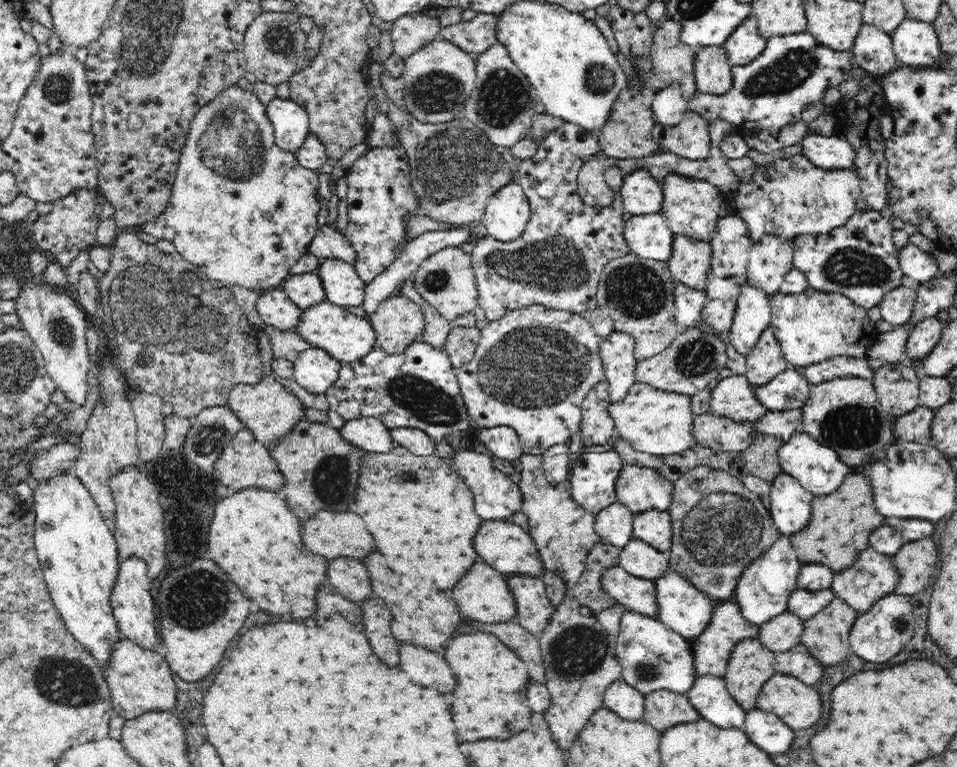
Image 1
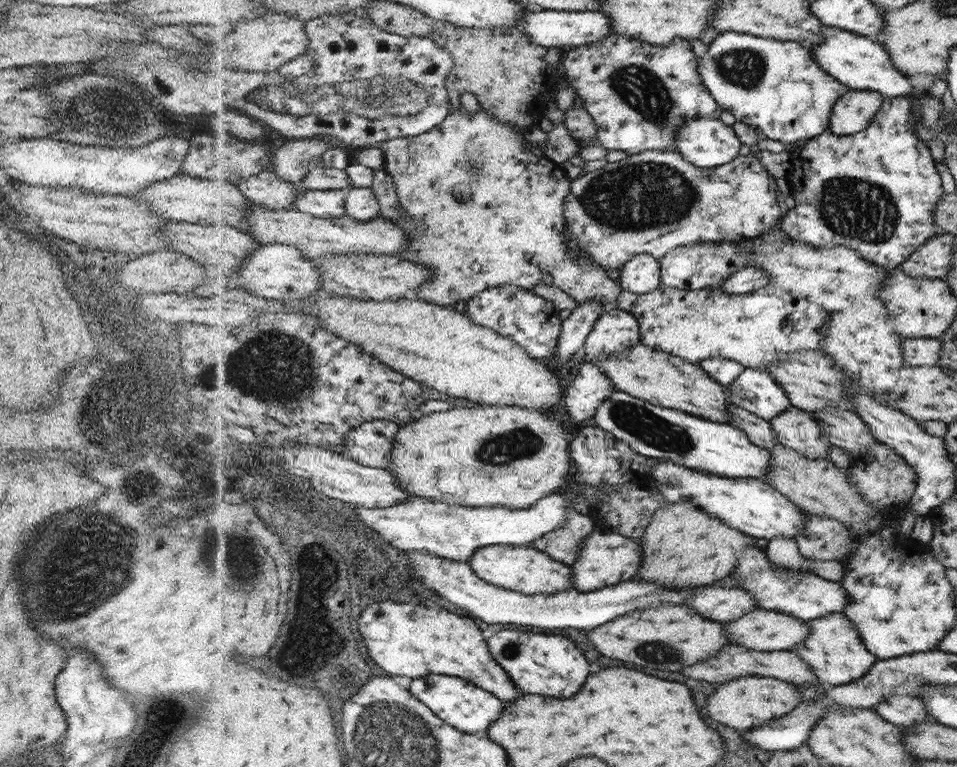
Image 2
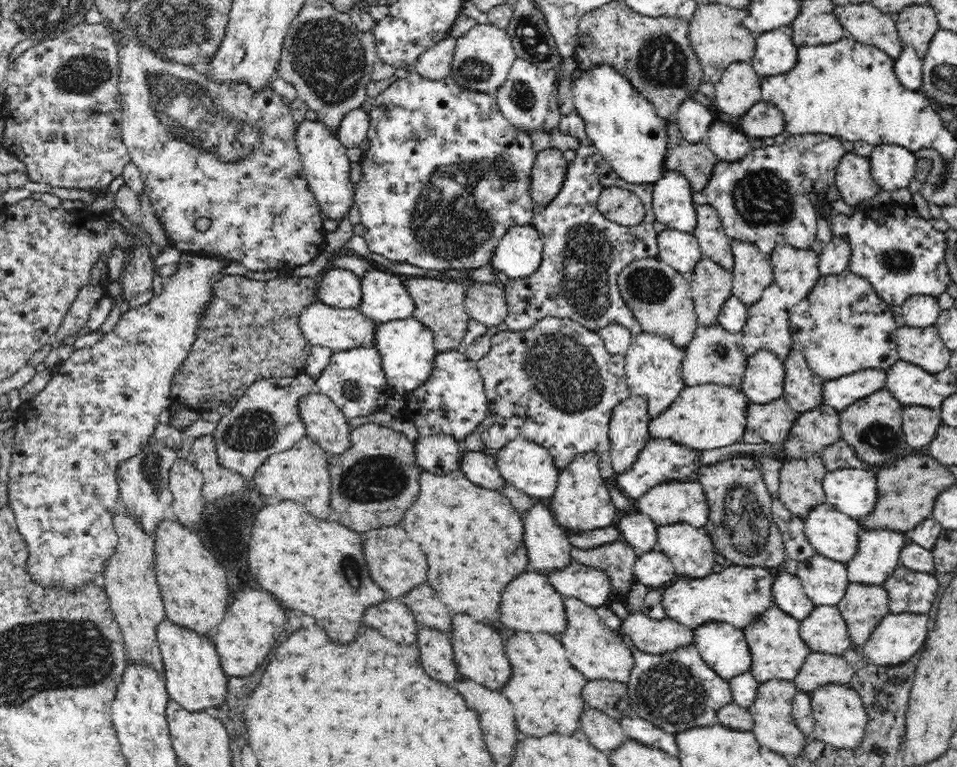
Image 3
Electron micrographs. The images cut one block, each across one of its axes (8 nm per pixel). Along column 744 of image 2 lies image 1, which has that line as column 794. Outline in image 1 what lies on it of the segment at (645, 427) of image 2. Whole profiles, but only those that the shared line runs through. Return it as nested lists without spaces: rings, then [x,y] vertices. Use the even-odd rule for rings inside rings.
[[[803,431],[796,432],[789,442],[782,444],[778,450],[777,458],[783,472],[796,478],[807,492],[815,496],[836,492],[842,484],[842,480],[851,472],[851,467],[841,462],[841,458],[834,450],[822,446],[811,435]]]

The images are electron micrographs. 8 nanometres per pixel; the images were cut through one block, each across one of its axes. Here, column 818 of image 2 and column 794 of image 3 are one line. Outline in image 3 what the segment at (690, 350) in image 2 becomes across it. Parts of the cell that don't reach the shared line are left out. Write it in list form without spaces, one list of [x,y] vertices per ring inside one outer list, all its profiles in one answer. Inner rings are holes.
[[[848,269],[840,274],[822,275],[804,298],[788,308],[788,332],[792,348],[800,350],[809,368],[826,381],[859,370],[886,370],[898,362],[901,358],[897,353],[897,329],[891,306],[880,300],[867,278],[850,273]]]

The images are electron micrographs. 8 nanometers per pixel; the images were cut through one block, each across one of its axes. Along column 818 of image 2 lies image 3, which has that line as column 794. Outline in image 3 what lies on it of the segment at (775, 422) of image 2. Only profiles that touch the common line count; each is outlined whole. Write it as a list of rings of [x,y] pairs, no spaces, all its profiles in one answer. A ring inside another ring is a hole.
[[[824,404],[814,407],[812,411],[799,413],[788,440],[781,444],[786,459],[820,456],[825,446],[839,442],[841,433],[838,414],[839,411]]]

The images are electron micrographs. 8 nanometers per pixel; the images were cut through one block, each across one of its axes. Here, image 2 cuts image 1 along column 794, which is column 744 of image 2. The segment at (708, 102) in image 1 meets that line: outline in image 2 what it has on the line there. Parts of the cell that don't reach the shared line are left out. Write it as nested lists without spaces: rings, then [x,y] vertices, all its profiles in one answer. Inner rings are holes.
[[[739,31],[720,32],[719,35],[716,36],[716,39],[714,39],[712,44],[708,47],[708,53],[699,59],[699,76],[703,79],[707,90],[711,92],[711,96],[716,99],[716,102],[719,102],[725,110],[730,111],[738,122],[745,122],[752,126],[752,128],[758,128],[760,132],[766,135],[766,138],[778,140],[778,142],[782,142],[785,146],[789,146],[791,142],[804,143],[811,137],[818,137],[820,134],[826,132],[826,130],[830,128],[831,112],[836,101],[844,97],[844,94],[850,92],[848,86],[844,86],[838,79],[832,78],[831,74],[828,74],[828,71],[824,71],[819,63],[816,62],[810,44],[760,38],[759,35],[742,34]]]

